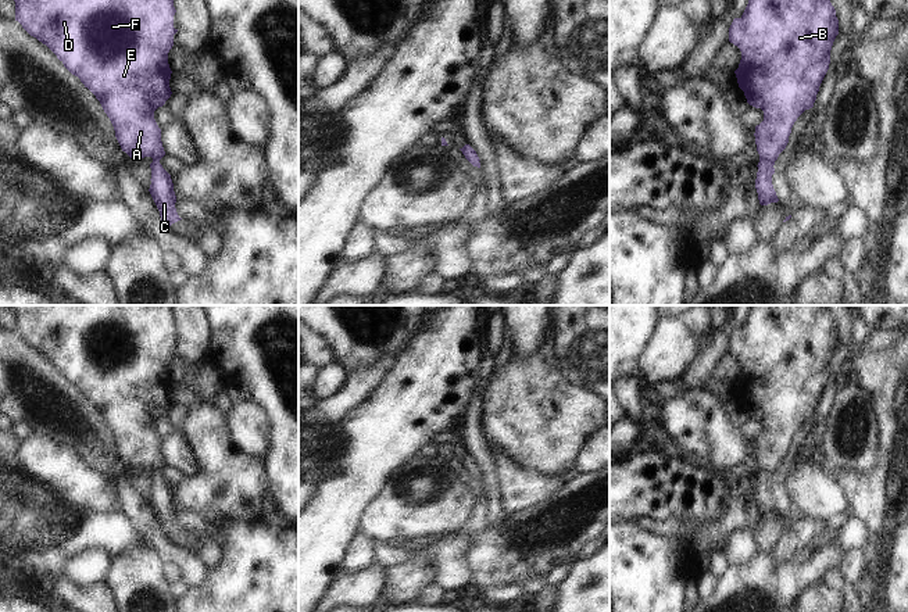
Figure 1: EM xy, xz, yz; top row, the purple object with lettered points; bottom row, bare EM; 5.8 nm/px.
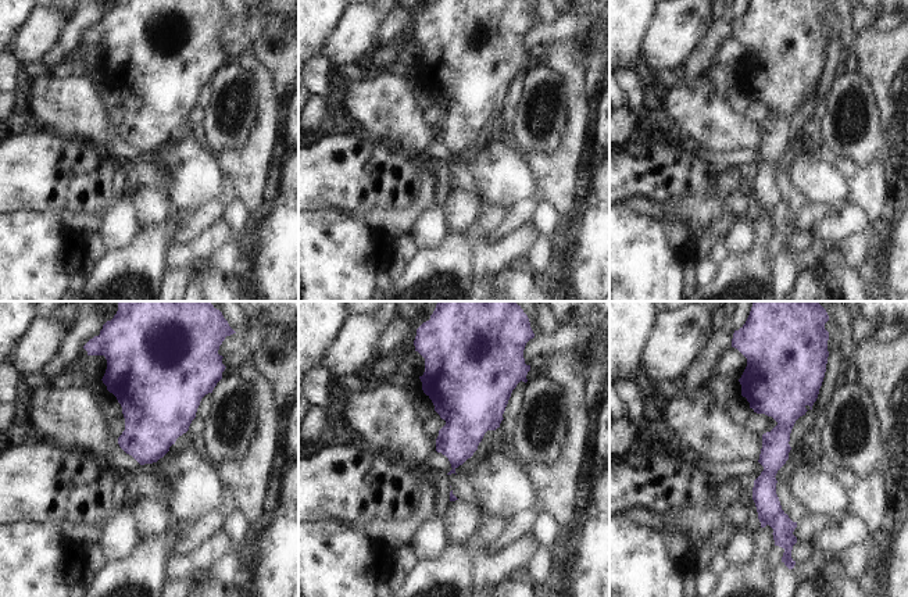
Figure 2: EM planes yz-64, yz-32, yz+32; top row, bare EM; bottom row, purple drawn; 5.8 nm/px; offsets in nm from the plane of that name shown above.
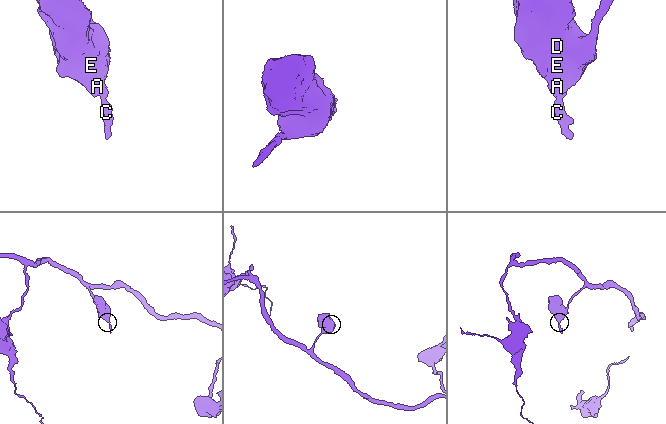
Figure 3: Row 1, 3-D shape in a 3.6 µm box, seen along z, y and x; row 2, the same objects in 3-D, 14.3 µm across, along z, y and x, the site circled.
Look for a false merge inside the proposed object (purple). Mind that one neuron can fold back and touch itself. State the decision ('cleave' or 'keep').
keep

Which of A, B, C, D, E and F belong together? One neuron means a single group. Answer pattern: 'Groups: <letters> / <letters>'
Groups: A B C D E F.

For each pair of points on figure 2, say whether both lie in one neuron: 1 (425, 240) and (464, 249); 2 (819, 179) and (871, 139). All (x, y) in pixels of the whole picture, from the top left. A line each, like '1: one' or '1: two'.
1: two
2: two

